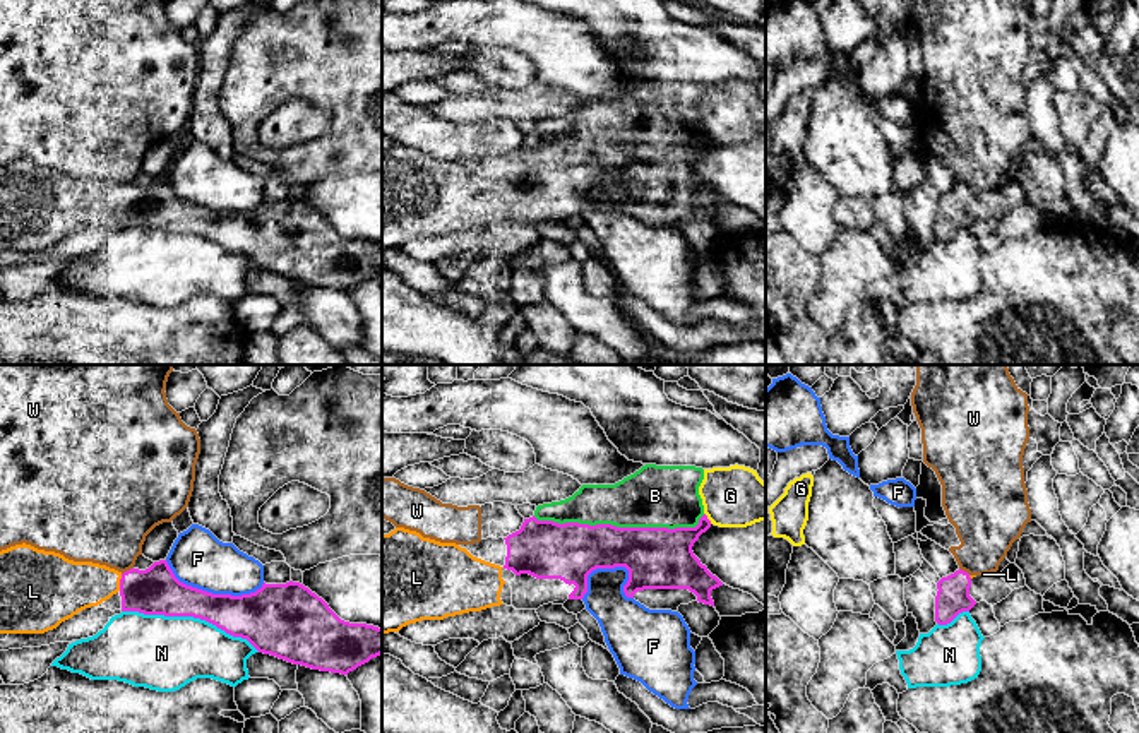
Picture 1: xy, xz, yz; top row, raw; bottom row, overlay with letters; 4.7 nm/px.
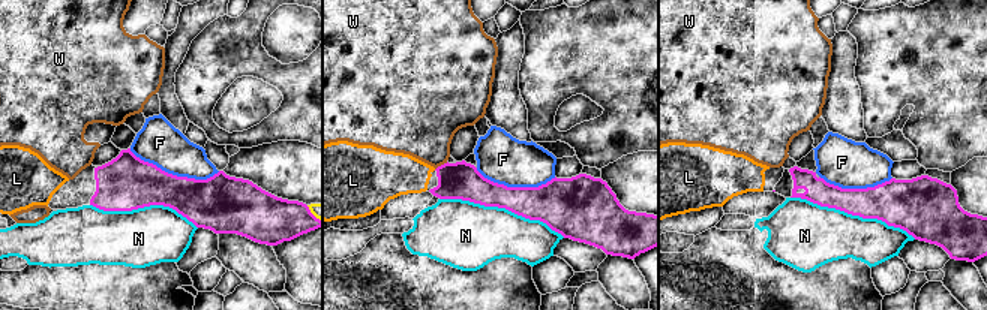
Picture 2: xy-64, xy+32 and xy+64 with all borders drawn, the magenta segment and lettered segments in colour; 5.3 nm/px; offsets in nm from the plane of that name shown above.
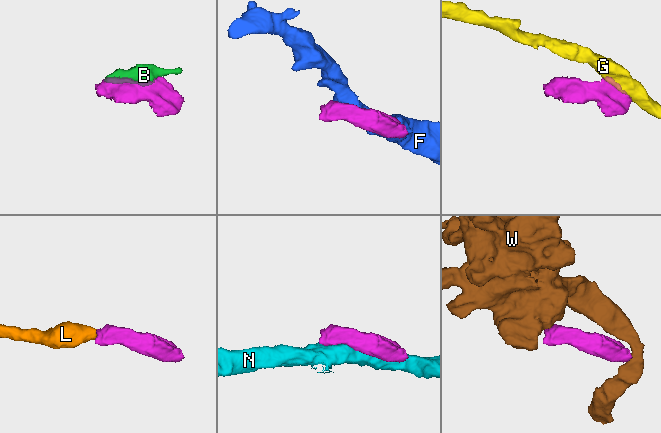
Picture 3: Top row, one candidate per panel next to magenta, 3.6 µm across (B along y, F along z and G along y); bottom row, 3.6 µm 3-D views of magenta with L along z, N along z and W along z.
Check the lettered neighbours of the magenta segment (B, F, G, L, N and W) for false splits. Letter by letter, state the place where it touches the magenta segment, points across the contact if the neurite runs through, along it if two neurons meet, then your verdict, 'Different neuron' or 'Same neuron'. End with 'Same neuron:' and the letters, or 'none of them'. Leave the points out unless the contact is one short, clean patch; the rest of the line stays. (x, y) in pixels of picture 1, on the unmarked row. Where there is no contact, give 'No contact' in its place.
B: Touches magenta at xz (619, 144). Same neuron
F: Touches magenta at xy (211, 209). Different neuron
G: Touches magenta at xz (706, 134). Different neuron
L: Touches magenta at xy (120, 199). Same neuron
N: Touches magenta at xy (190, 232). Different neuron
W: Touches magenta at xy (127, 187). Different neuron
Same neuron: B, L

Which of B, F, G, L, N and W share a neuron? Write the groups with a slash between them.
B L / F / G / N / W

